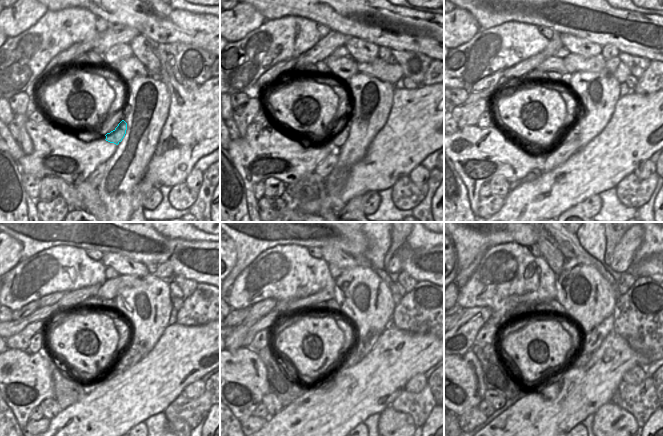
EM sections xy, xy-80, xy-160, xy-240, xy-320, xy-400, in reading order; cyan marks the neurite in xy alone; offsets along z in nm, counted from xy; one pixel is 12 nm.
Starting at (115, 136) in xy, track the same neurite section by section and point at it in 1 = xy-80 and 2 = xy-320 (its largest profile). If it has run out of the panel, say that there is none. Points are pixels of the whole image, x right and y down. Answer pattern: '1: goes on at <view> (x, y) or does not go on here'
1: goes on at xy-80 (338, 140)
2: goes on at xy-320 (352, 359)

